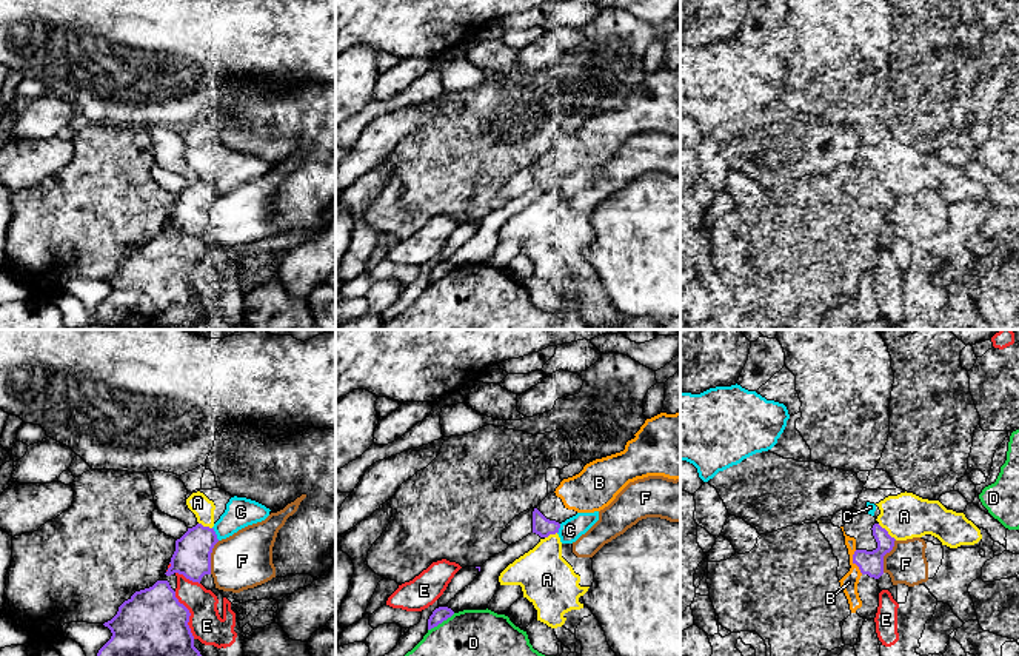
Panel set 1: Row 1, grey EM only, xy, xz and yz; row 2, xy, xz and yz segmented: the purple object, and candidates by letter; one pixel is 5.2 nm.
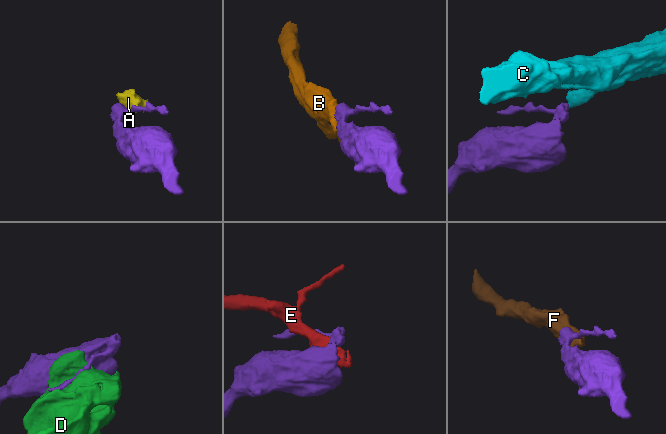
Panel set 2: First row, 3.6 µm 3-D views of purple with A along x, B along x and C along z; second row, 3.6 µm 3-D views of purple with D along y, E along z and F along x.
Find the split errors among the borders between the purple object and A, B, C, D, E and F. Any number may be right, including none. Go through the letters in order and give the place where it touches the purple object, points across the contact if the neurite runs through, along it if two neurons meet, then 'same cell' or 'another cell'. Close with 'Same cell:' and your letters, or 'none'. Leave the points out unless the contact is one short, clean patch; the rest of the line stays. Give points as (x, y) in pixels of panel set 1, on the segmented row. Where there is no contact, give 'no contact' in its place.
A: meets purple in yz at (887, 532); another cell
B: meets purple in yz at (855, 562); same cell
C: meets purple in xy at (214, 533); another cell
D: meets purple in xz at (441, 622); another cell
E: meets purple in xy at (190, 615); another cell
F: meets purple in yz at (884, 555); another cell
Same cell: B

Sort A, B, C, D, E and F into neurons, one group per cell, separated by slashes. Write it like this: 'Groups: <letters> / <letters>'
Groups: A C / B / D / E / F

